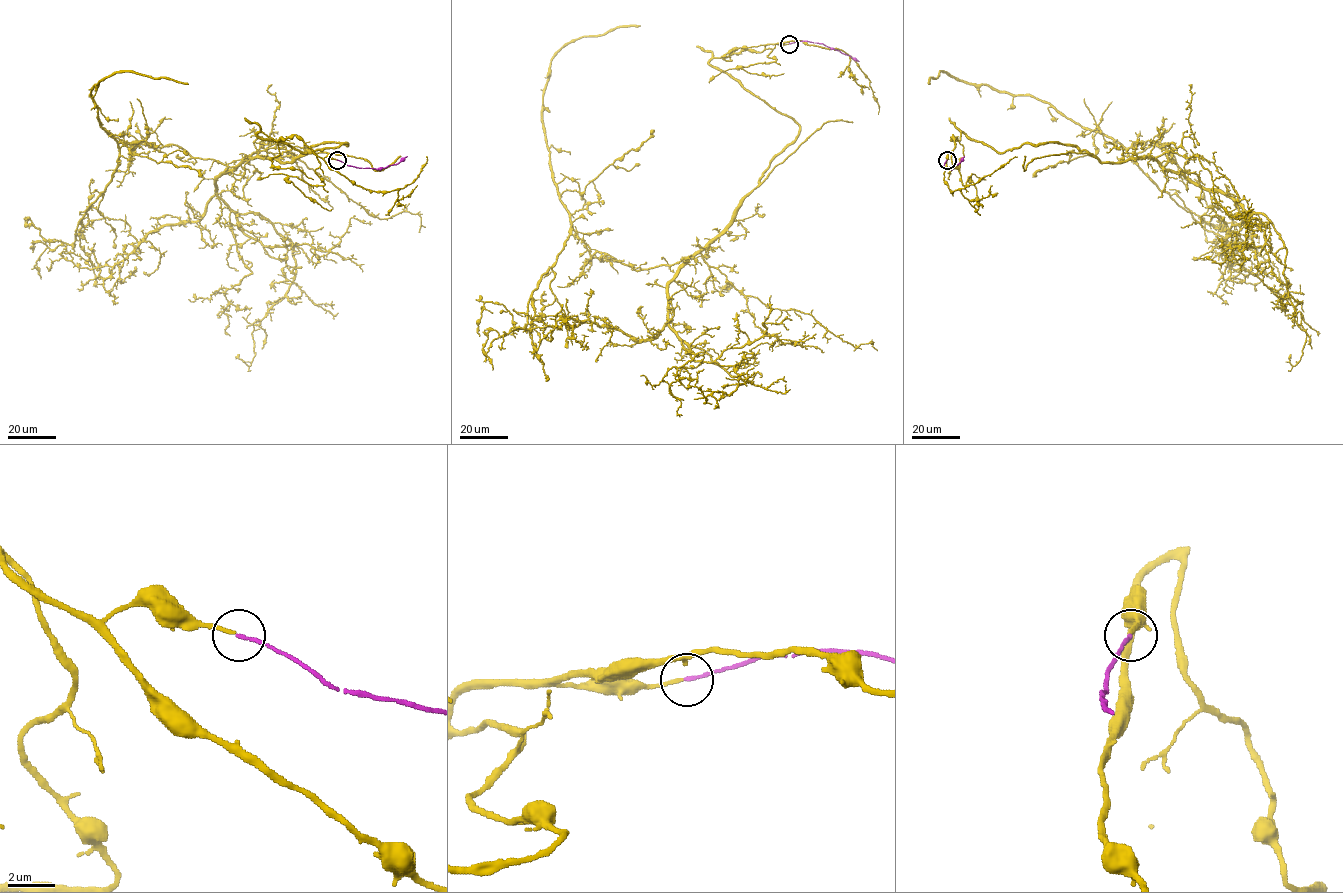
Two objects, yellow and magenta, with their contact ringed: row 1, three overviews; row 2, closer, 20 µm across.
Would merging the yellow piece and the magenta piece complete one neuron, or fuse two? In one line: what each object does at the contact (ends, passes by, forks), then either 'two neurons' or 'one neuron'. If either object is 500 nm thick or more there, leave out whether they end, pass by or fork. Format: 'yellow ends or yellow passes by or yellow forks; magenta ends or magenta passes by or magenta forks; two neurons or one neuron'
yellow ends; magenta ends; one neuron

